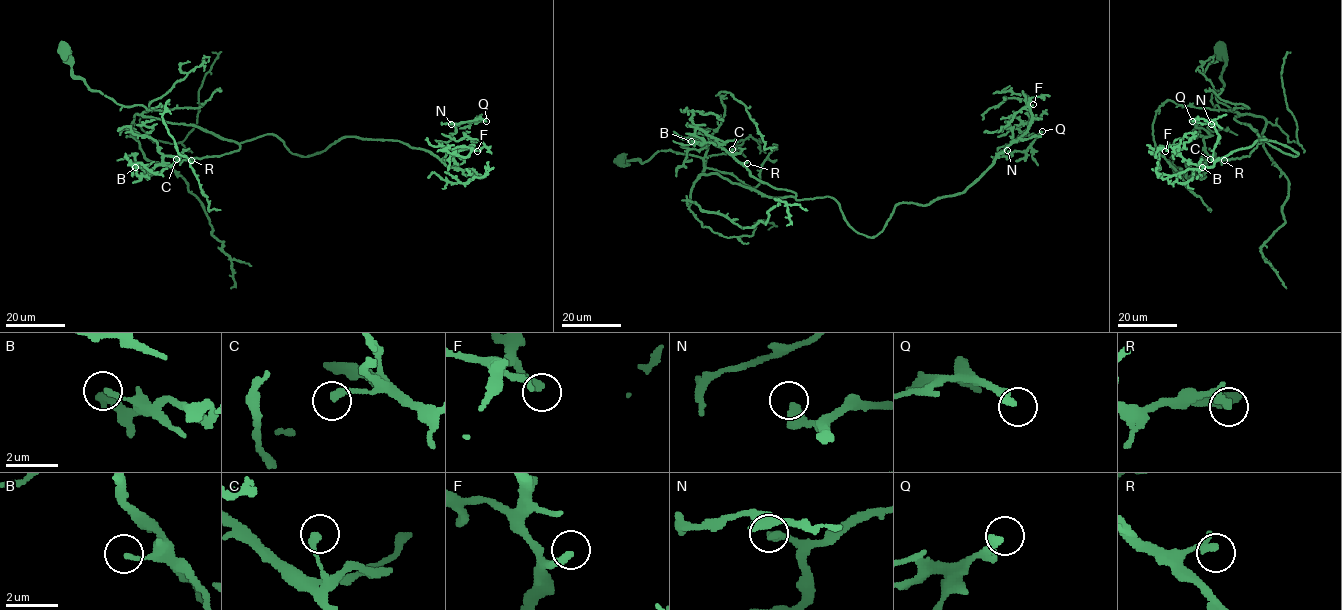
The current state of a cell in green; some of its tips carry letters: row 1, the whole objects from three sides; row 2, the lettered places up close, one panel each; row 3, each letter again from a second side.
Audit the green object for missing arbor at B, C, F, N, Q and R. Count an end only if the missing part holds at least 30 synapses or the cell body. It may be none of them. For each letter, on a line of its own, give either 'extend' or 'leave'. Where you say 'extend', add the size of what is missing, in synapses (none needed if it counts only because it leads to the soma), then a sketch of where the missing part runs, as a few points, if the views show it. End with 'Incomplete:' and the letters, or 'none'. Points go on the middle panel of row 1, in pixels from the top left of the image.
B: leave
C: leave
F: leave
N: leave
Q: leave
R: leave
Incomplete: none

